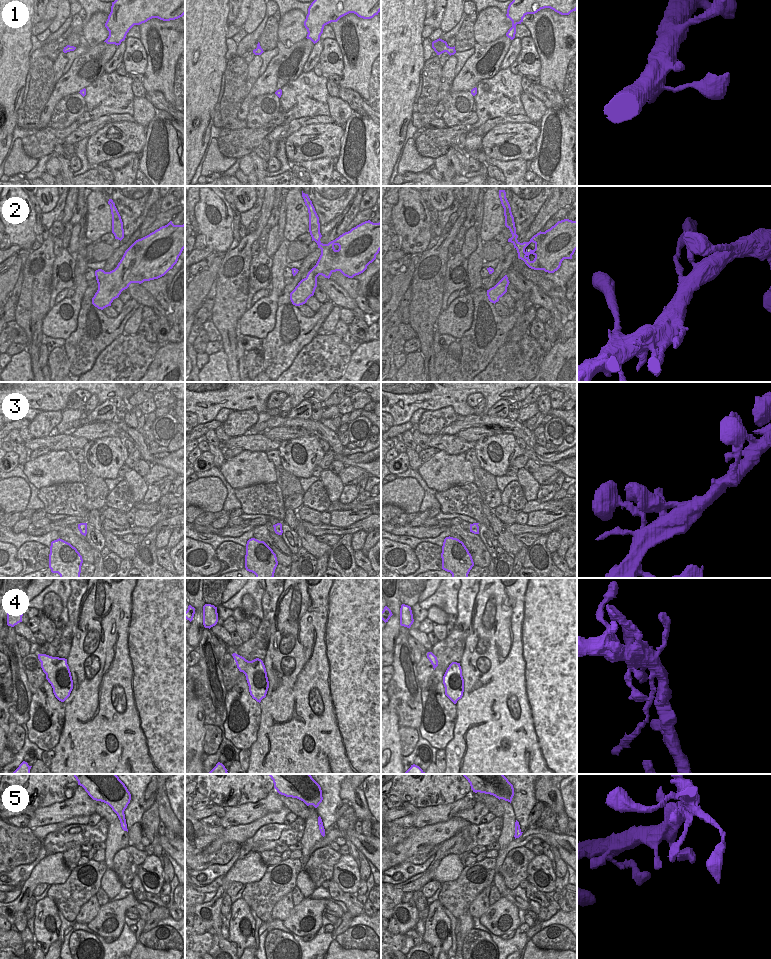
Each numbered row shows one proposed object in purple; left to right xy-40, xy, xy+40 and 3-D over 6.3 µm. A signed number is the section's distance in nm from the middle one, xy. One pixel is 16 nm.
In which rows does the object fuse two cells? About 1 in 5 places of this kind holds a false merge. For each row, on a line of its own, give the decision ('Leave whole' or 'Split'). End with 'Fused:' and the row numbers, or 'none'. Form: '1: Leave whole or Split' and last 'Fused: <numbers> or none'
1: Leave whole
2: Leave whole
3: Leave whole
4: Split
5: Leave whole
Fused: 4.

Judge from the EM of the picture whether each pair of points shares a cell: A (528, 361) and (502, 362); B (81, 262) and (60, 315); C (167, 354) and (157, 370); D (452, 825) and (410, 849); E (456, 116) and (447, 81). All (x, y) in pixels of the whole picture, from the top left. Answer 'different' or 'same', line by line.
A: same
B: same
C: same
D: same
E: same

